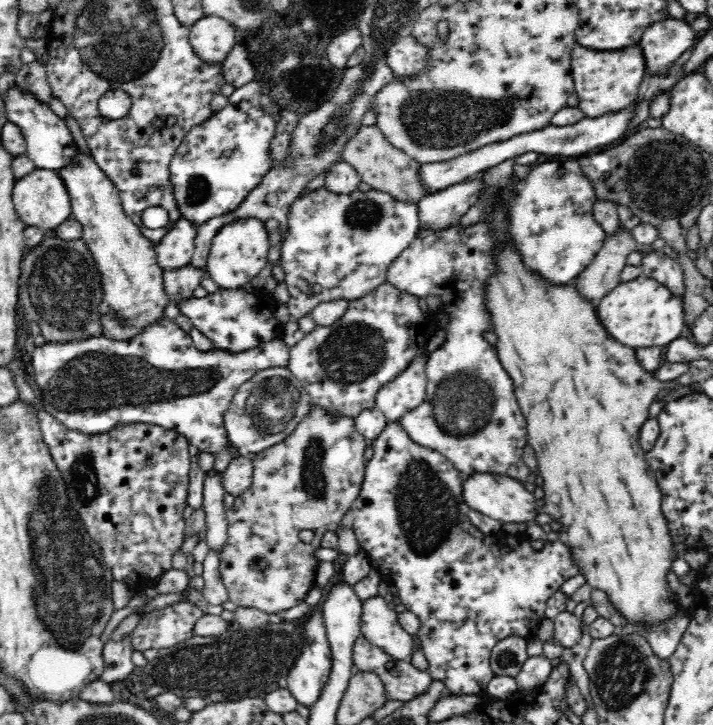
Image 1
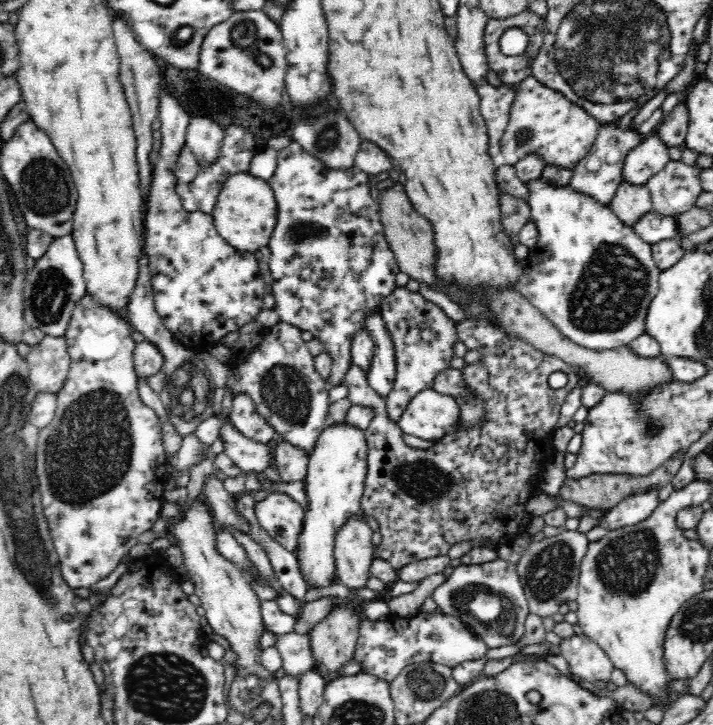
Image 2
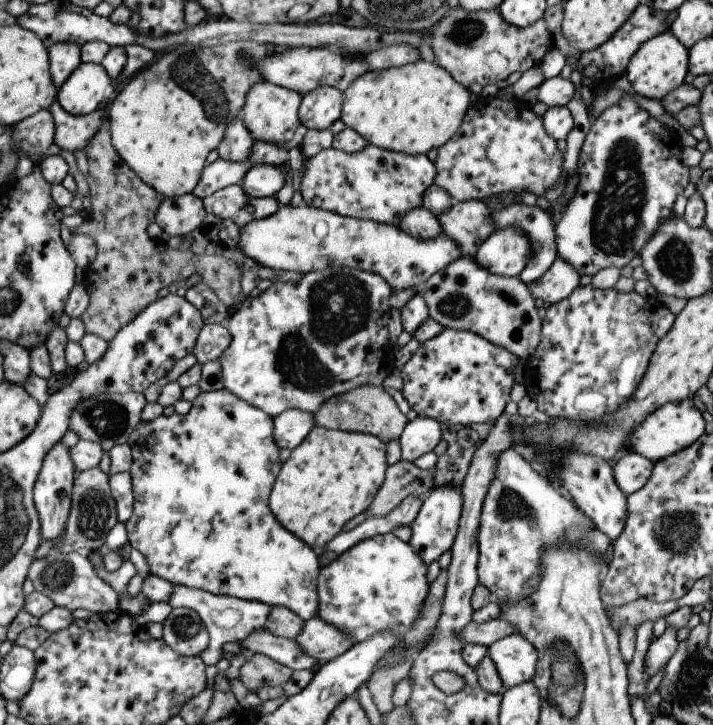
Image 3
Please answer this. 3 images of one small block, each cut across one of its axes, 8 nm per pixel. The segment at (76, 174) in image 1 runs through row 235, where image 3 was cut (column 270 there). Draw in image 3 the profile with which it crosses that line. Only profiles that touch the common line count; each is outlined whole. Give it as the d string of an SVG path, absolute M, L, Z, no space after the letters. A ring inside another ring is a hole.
M267 81L257 82L247 90L239 118L254 141L279 146L279 148L288 151L291 148L299 148L307 129L299 122L297 116L300 102L301 95L295 91L287 90Z

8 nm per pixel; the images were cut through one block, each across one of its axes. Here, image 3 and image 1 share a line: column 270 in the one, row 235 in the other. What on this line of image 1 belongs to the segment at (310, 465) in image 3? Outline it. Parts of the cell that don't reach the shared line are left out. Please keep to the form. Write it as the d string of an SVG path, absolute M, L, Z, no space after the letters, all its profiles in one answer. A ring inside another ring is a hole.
M508 158L496 166L490 166L486 170L478 173L477 176L482 179L482 190L478 194L478 201L482 201L482 214L480 214L480 221L488 225L488 231L492 235L492 250L490 255L494 257L494 263L496 263L496 274L490 275L485 283L484 289L484 308L490 312L490 318L492 318L492 332L498 334L498 340L496 342L496 350L498 350L498 358L500 358L500 364L506 368L506 372L512 379L514 385L514 395L518 401L518 406L526 419L527 430L527 443L534 449L535 456L537 458L538 466L540 470L540 476L544 480L544 502L542 505L542 512L550 515L552 519L560 521L562 528L559 531L559 540L566 546L572 549L572 559L578 563L578 567L582 569L582 573L587 578L587 583L594 589L604 591L611 604L615 606L621 612L628 621L632 624L651 624L658 625L662 622L668 621L673 618L678 610L682 608L680 605L676 605L673 601L668 601L670 598L671 590L666 591L666 573L671 570L672 561L676 558L673 552L673 542L669 536L668 524L664 514L661 510L662 494L659 490L657 480L654 478L647 462L645 461L645 450L639 445L638 438L642 425L649 419L648 408L652 404L652 400L656 398L656 394L664 388L674 388L678 386L678 383L673 381L660 381L652 376L652 372L647 371L637 359L635 349L620 342L614 342L614 338L610 338L606 334L606 330L602 330L602 324L598 322L598 316L596 316L596 304L592 302L586 302L586 299L579 294L576 285L569 283L566 285L552 285L544 279L541 274L537 274L535 270L529 270L525 264L523 264L522 255L519 250L509 240L511 237L509 224L511 223L511 216L507 212L507 202L509 198L518 190L515 186L518 184L514 172L515 158Z

